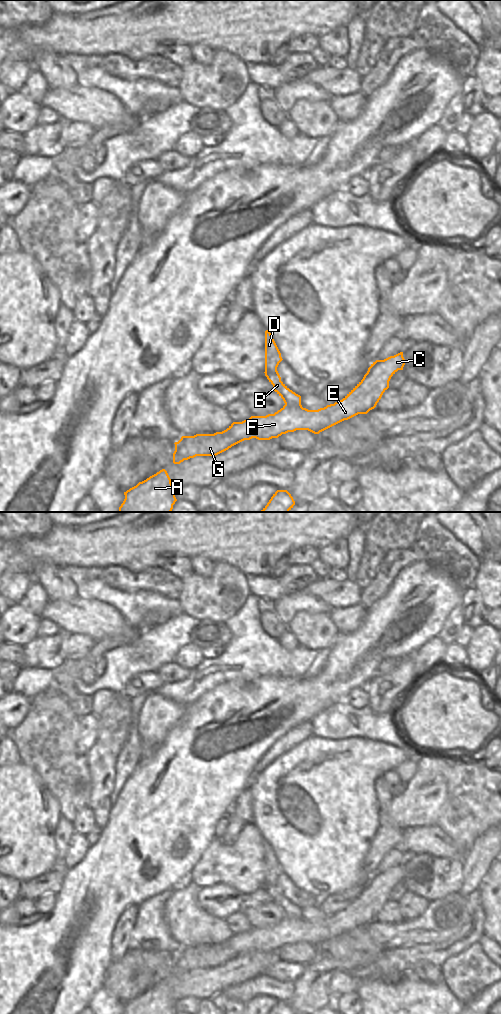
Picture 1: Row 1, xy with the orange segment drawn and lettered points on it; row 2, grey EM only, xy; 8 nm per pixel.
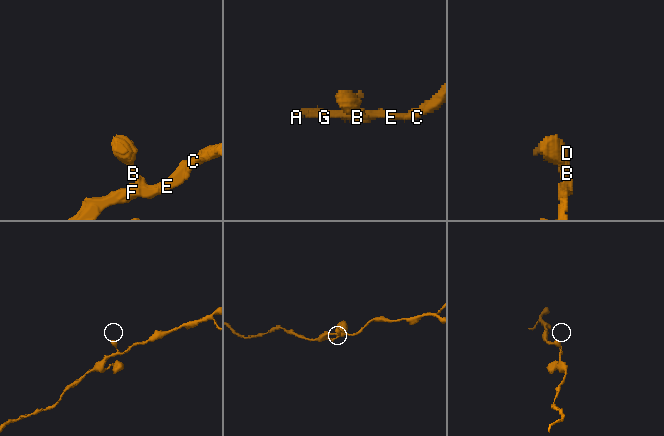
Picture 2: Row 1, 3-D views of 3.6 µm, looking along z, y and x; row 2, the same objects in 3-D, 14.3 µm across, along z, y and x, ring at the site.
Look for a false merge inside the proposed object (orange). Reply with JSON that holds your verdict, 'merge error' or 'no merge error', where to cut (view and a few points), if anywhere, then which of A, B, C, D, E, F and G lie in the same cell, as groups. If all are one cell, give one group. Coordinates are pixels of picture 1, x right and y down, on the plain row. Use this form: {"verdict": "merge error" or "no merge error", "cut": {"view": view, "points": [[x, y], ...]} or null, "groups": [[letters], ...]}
{"verdict": "merge error", "cut": {"view": "xy", "points": [[285, 915], [291, 918], [302, 919]]}, "groups": [["A", "C", "E", "F", "G"], ["B", "D"]]}

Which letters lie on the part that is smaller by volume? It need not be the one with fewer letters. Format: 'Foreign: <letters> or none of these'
Foreign: B, D

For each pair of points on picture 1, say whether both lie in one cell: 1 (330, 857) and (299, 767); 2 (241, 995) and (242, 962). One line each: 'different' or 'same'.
1: same
2: different

